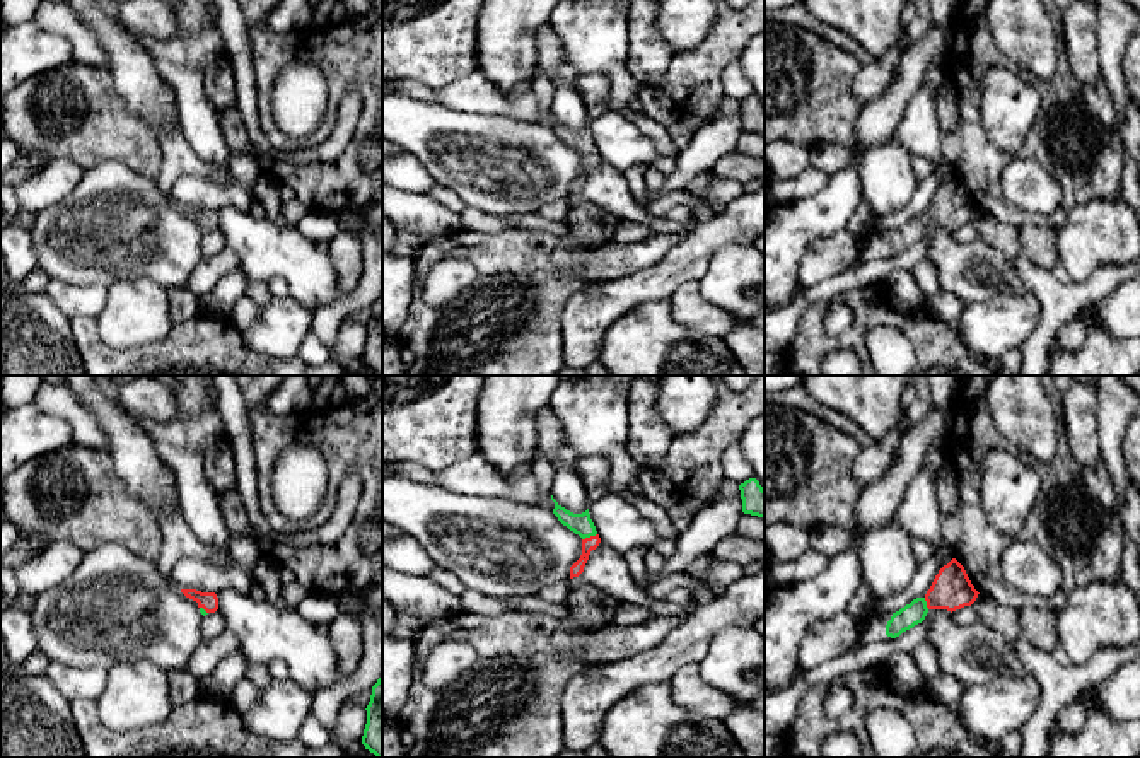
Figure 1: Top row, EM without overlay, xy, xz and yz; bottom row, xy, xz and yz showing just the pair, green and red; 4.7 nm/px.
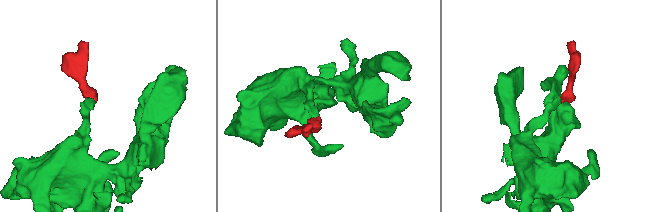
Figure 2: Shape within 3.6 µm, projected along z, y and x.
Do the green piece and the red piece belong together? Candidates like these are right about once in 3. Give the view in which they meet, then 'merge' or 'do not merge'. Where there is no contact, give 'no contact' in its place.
xz | merge

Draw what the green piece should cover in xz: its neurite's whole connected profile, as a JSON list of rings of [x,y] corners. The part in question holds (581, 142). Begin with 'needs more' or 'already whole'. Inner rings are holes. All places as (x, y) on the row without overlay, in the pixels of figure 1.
needs more | [[[551,113],[551,118],[555,120],[553,131],[558,135],[558,138],[567,143],[570,149],[579,152],[582,155],[582,172],[580,176],[570,184],[570,196],[579,195],[584,190],[584,184],[589,178],[589,172],[592,167],[596,167],[601,160],[601,155],[596,149],[596,143],[590,137],[589,126],[582,131],[573,131],[561,125]]]

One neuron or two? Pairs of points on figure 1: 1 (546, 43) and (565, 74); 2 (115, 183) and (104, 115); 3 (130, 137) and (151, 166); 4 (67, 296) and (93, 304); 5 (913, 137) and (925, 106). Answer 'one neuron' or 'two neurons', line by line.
1: two neurons
2: two neurons
3: one neuron
4: one neuron
5: one neuron

